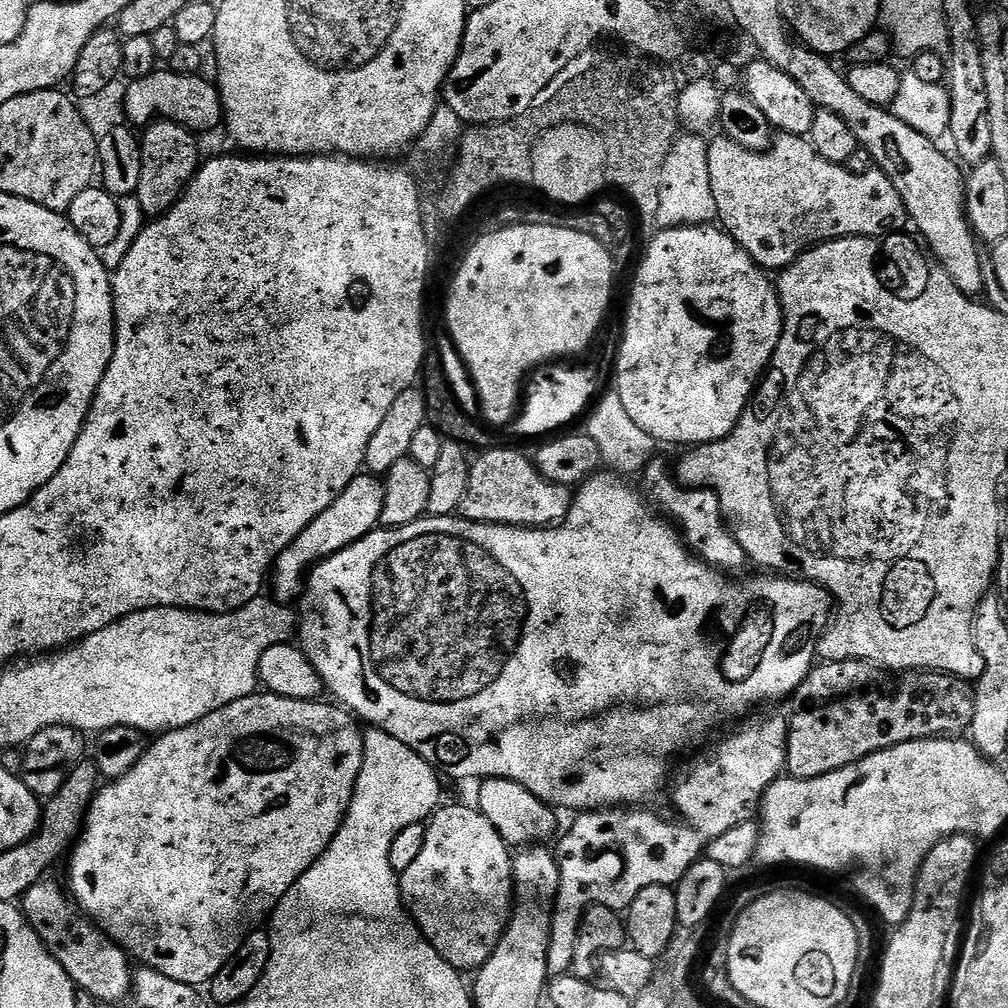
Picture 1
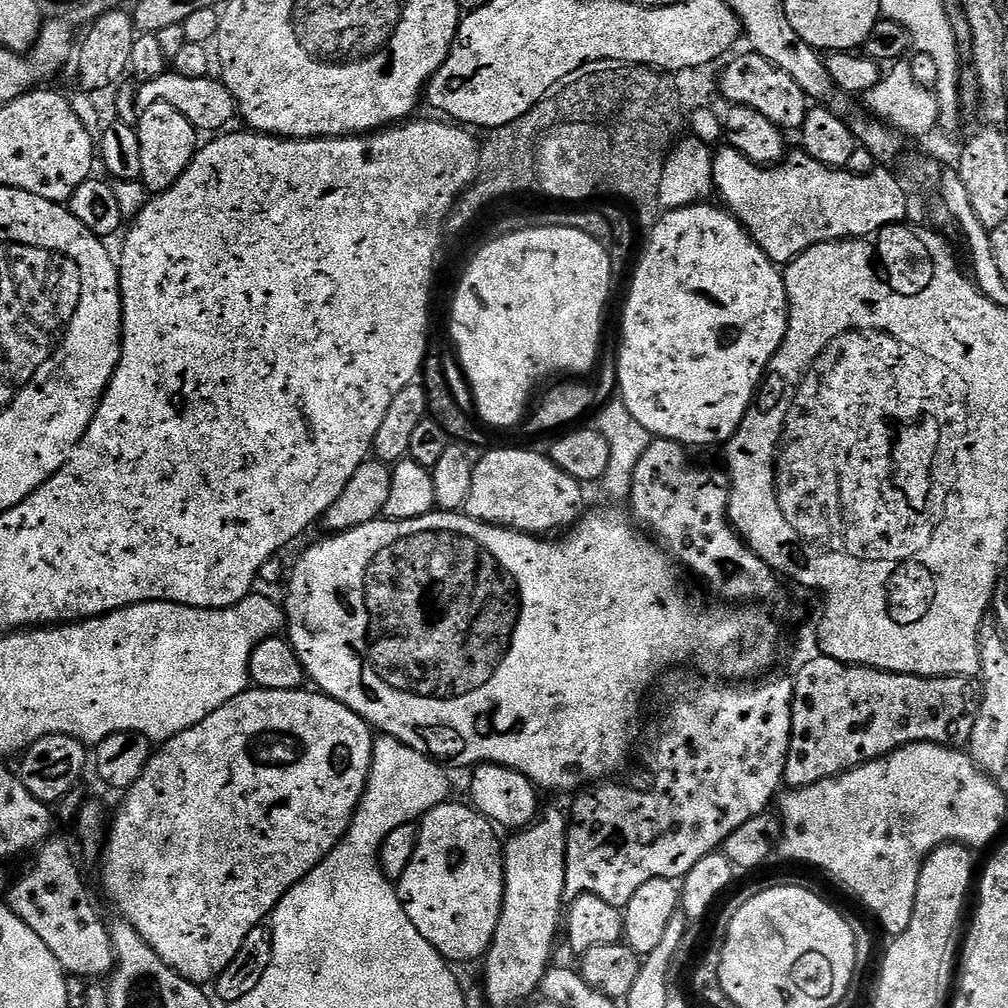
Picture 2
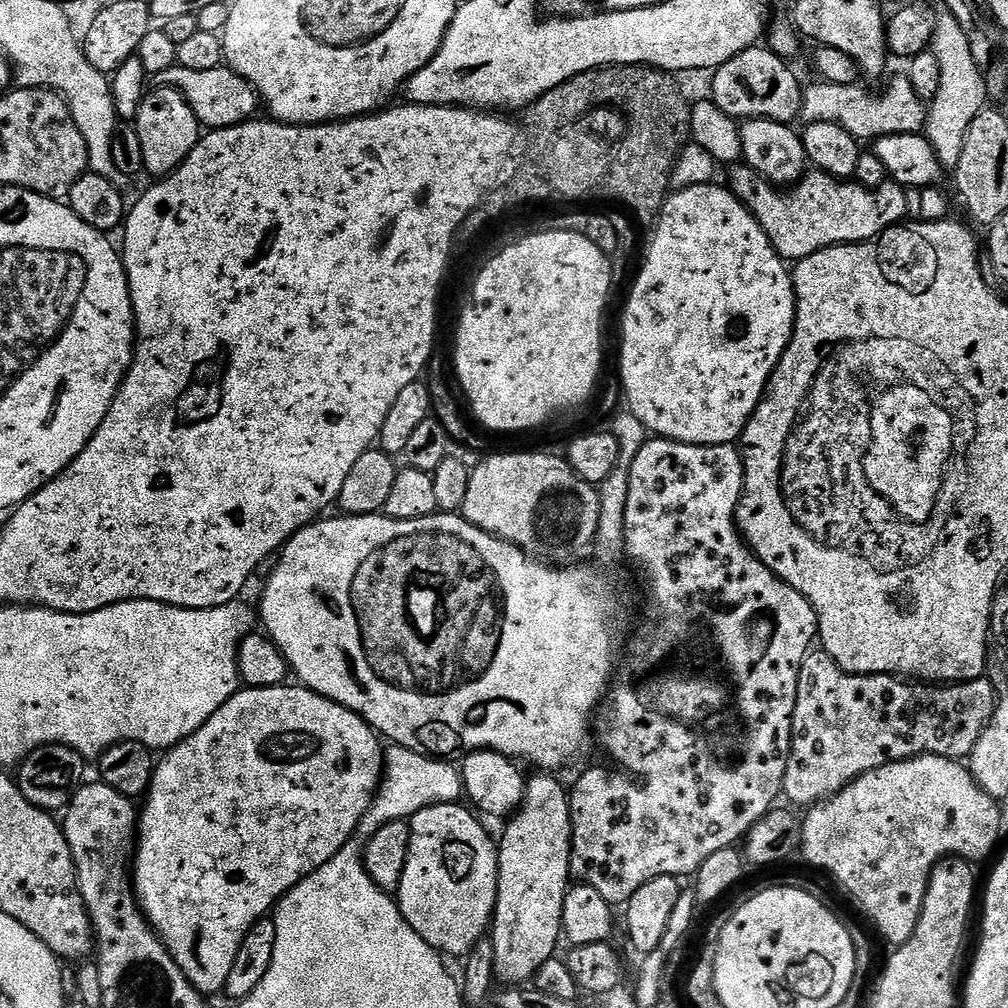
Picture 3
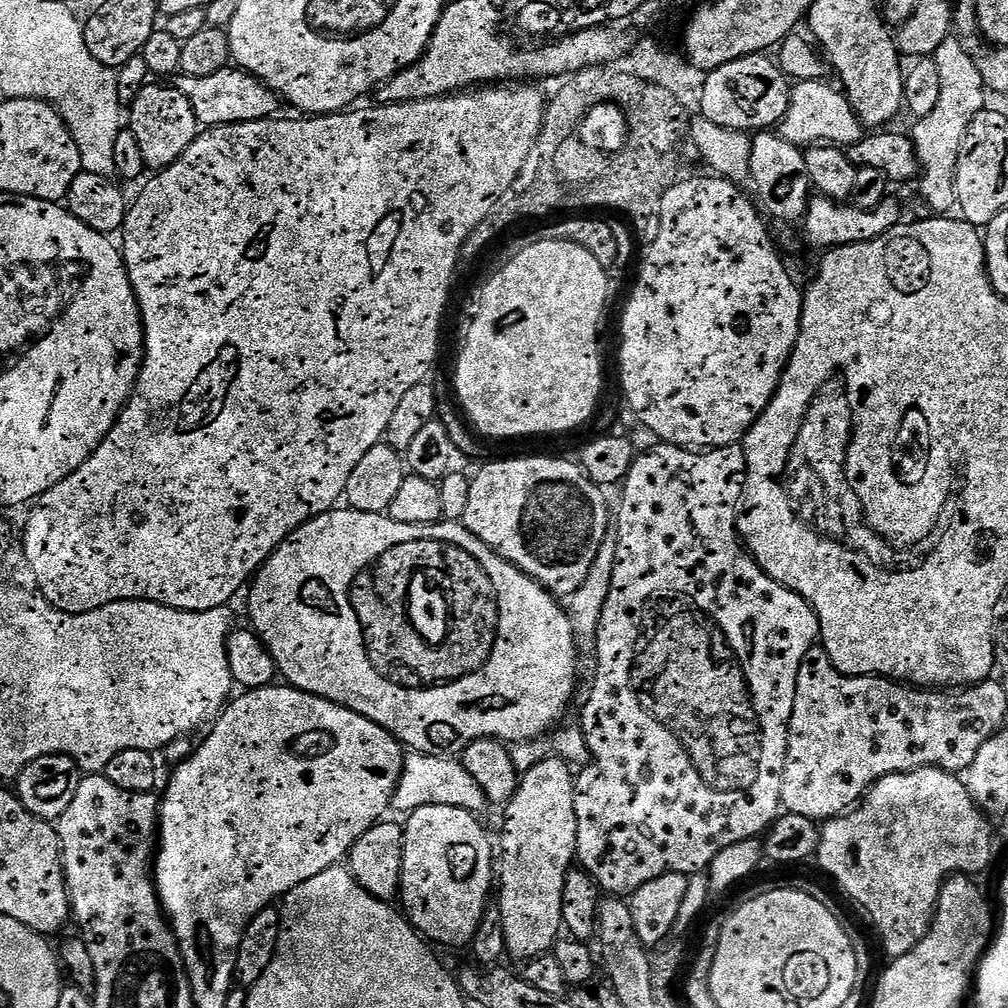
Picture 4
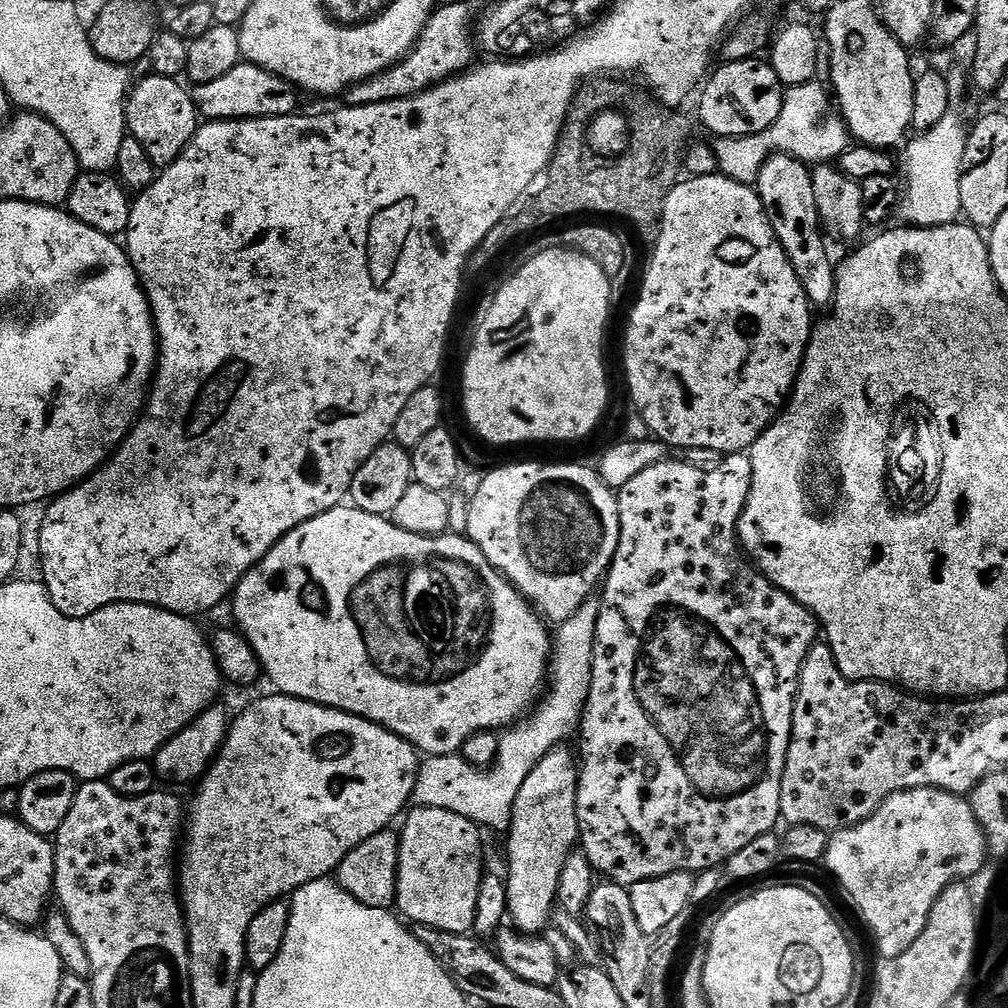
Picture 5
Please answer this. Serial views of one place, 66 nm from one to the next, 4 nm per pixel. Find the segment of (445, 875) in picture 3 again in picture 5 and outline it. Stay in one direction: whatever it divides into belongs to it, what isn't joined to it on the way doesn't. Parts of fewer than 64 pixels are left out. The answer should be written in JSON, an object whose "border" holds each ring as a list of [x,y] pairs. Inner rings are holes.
{"border":[[[416,806],[407,816],[408,821],[400,832],[400,869],[395,902],[399,915],[422,928],[433,928],[454,936],[471,933],[478,910],[480,883],[486,875],[481,829],[449,808]]]}

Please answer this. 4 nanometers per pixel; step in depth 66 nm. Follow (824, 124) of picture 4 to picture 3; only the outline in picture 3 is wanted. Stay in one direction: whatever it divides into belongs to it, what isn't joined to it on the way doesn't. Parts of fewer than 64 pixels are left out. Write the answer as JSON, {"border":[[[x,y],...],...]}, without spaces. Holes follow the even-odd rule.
{"border":[[[900,74],[892,80],[892,85],[880,97],[867,96],[860,88],[843,88],[840,82],[819,82],[803,89],[802,120],[805,125],[834,124],[844,129],[857,141],[875,141],[882,136],[894,134],[923,133],[926,106],[914,94],[907,75]]]}

